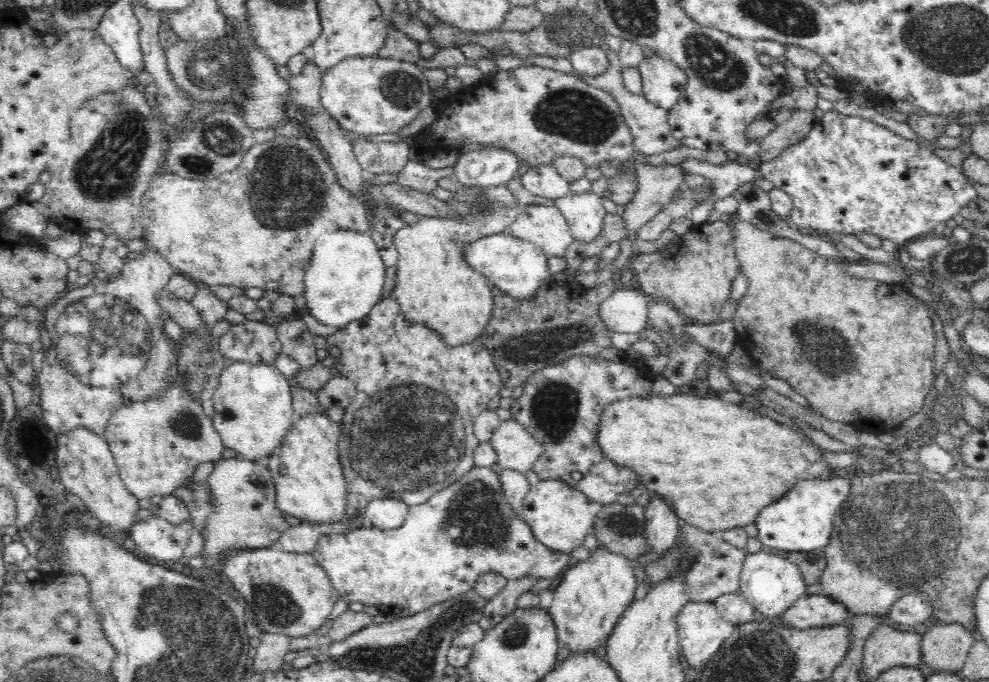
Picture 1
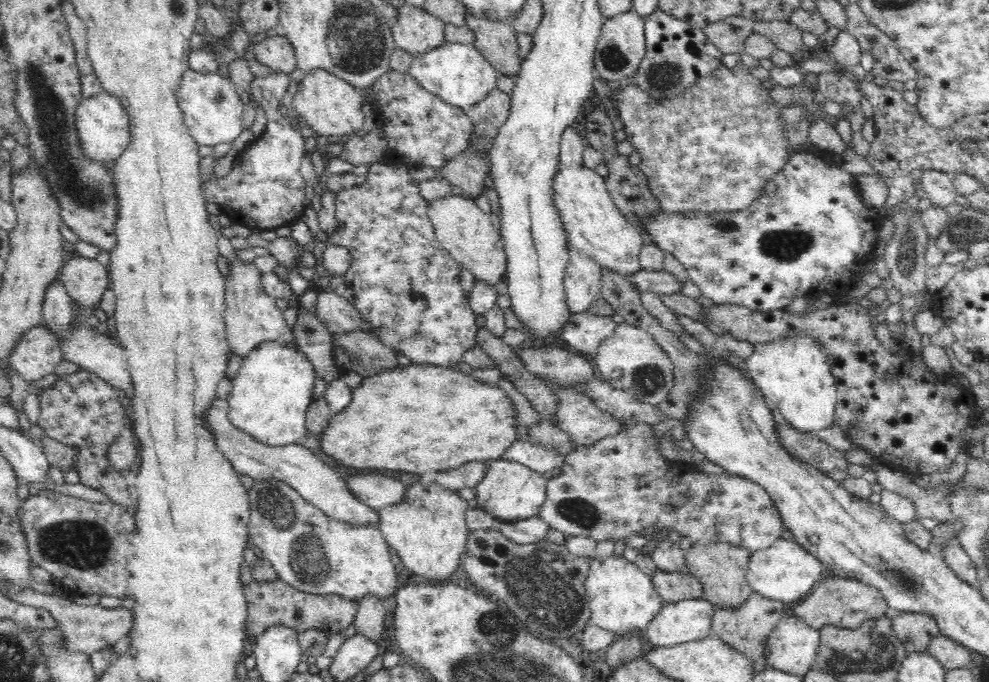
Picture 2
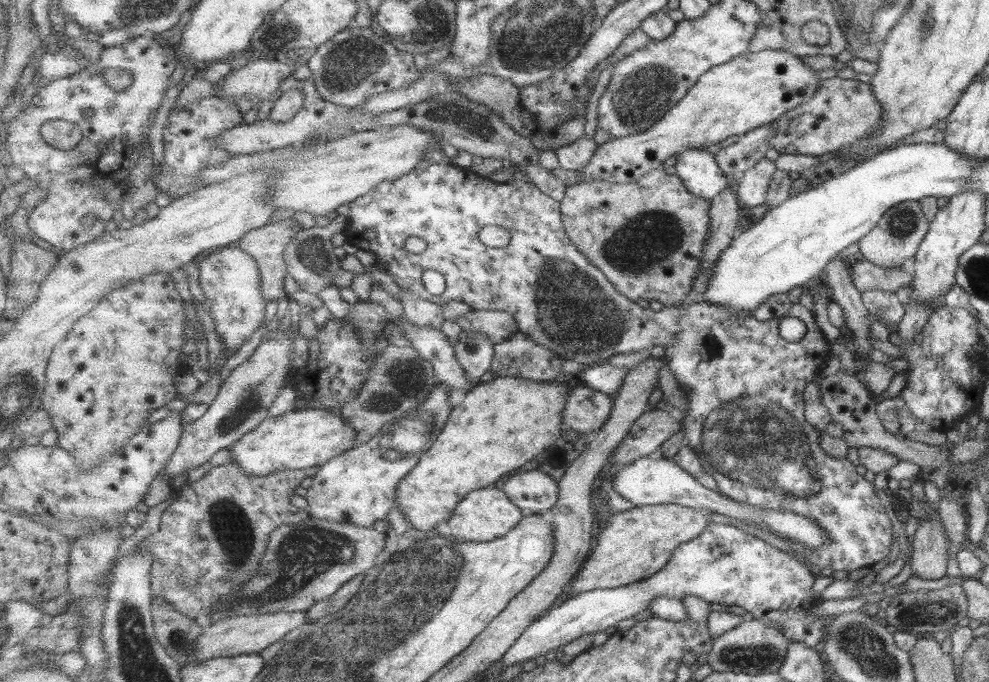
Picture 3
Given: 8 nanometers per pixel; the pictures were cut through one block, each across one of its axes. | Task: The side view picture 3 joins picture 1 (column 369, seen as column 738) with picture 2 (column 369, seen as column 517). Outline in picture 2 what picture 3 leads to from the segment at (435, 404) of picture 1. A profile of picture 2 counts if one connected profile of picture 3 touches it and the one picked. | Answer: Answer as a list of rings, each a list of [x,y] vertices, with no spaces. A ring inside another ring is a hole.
[[[372,163],[366,182],[337,192],[334,204],[340,228],[313,250],[320,285],[326,292],[336,293],[356,306],[379,329],[381,342],[406,355],[413,363],[448,368],[455,366],[464,352],[477,344],[479,329],[469,307],[469,299],[458,283],[459,262],[437,239],[428,215],[431,202],[422,196],[418,180],[412,178],[406,166],[400,163]],[[327,245],[348,248],[351,259],[346,270],[338,274],[328,271],[323,257]]]

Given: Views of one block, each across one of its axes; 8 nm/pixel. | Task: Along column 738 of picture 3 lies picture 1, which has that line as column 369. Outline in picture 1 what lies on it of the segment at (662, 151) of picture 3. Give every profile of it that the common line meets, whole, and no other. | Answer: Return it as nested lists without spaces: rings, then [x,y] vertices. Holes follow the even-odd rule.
[[[353,56],[341,60],[323,73],[321,82],[321,103],[325,110],[344,132],[353,131],[364,137],[397,134],[411,124],[421,110],[431,106],[432,98],[433,90],[420,67],[415,63],[380,56]]]

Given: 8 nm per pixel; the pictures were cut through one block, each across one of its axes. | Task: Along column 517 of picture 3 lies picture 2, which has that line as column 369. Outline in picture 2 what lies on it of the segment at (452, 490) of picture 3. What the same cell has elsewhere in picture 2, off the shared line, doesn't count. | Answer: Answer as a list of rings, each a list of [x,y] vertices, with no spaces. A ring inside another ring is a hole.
[[[413,363],[363,378],[358,388],[354,388],[350,404],[329,420],[321,433],[319,449],[328,464],[346,473],[392,470],[421,475],[425,472],[450,471],[470,461],[499,459],[517,440],[515,426],[516,410],[512,400],[499,387],[481,383],[471,375],[456,372],[452,367]]]

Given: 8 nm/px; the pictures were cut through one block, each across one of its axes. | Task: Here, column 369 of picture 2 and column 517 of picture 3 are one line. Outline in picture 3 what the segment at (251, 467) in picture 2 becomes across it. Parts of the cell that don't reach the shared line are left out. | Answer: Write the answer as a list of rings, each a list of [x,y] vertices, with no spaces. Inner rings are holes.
[[[496,486],[471,492],[458,505],[456,514],[448,520],[452,536],[461,541],[490,542],[512,532],[526,517],[527,510],[512,501],[507,491]]]

